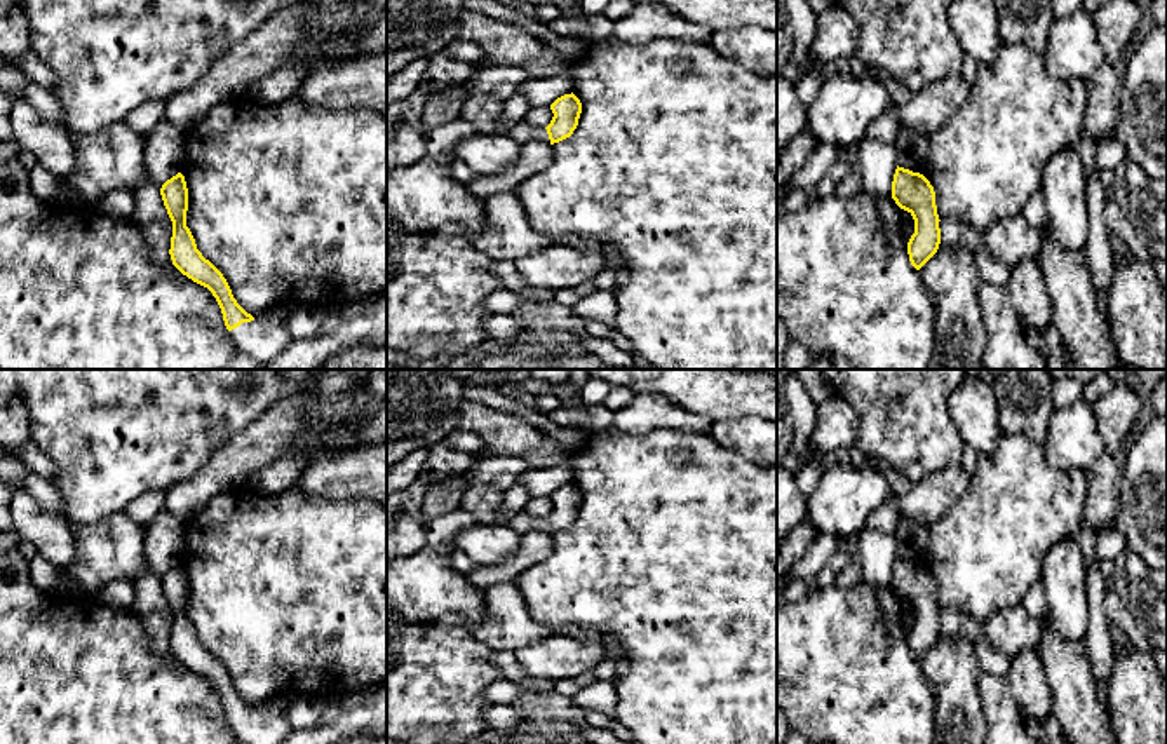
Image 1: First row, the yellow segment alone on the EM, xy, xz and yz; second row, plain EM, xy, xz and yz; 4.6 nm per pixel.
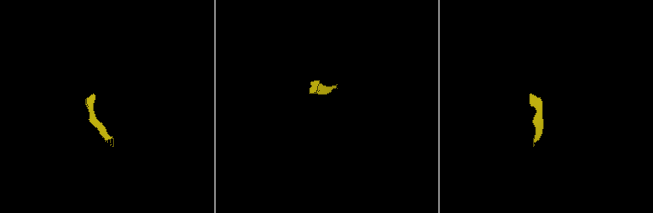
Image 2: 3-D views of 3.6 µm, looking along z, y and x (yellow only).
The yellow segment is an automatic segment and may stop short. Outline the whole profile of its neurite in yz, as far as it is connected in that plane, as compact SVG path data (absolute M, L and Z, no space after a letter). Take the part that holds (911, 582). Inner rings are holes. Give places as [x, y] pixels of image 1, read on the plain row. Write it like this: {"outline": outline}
{"outline": "M897 556L892 589L914 610L914 624L907 632L907 645L911 655L920 660L937 643L941 634L941 610L934 577L923 565Z"}

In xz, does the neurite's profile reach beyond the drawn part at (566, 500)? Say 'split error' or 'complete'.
split error

